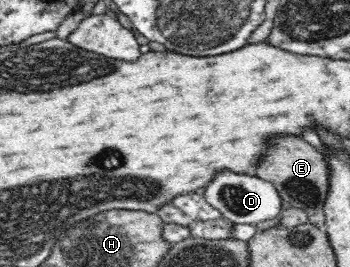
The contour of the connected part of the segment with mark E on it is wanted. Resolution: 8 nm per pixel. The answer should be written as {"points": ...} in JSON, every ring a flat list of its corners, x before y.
{"points":[[292,134,268,136,266,150,262,152,258,164,251,172,258,178,266,179,273,184,280,198,290,202,292,207,300,207,308,215,309,222,322,229,325,228,325,212,323,204,327,195,329,172,324,157,314,146]]}

